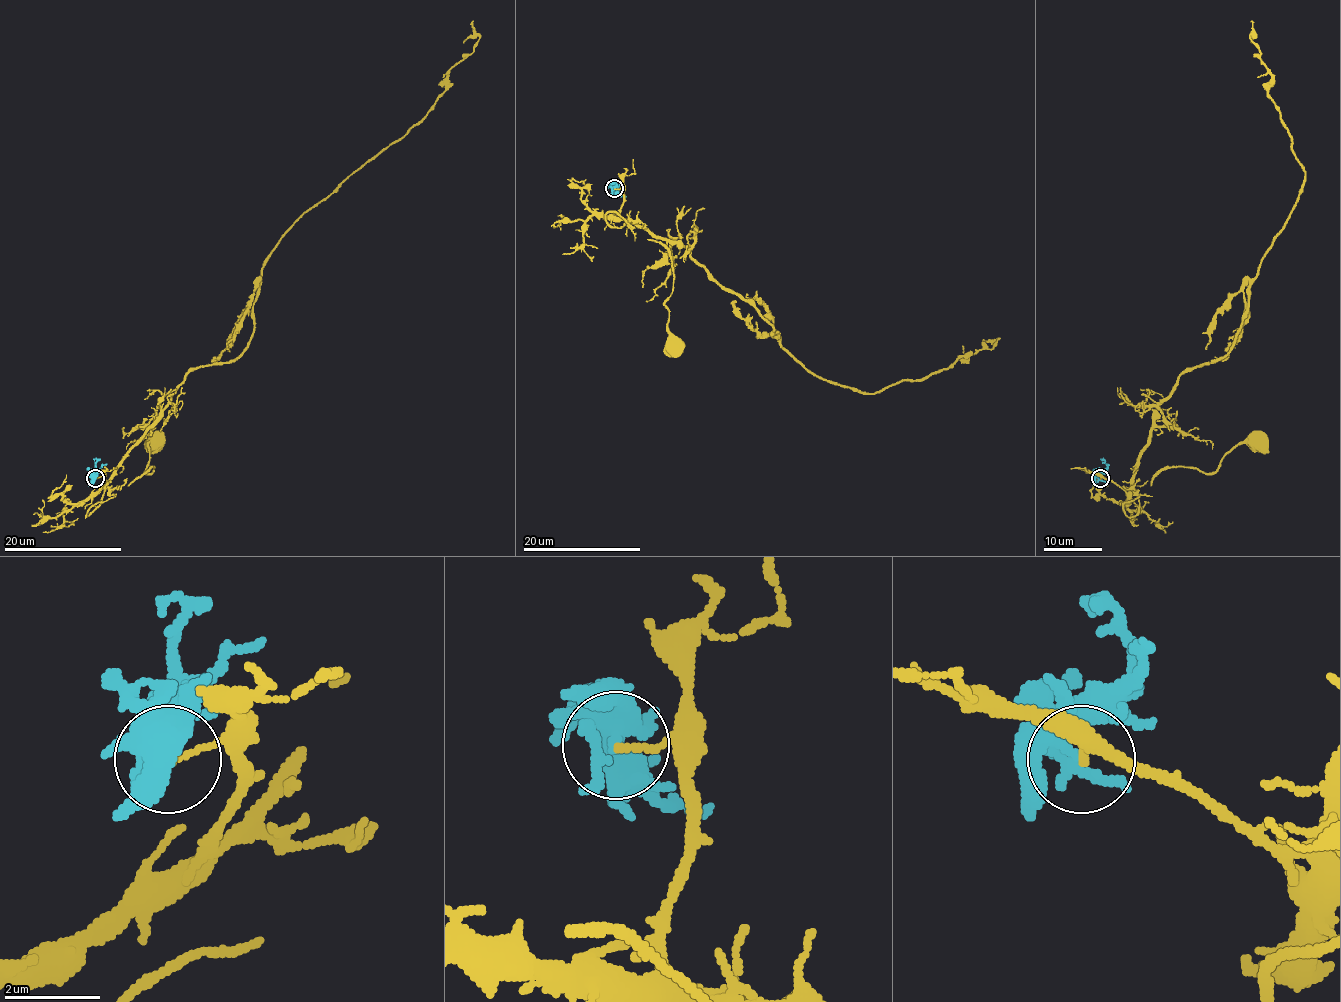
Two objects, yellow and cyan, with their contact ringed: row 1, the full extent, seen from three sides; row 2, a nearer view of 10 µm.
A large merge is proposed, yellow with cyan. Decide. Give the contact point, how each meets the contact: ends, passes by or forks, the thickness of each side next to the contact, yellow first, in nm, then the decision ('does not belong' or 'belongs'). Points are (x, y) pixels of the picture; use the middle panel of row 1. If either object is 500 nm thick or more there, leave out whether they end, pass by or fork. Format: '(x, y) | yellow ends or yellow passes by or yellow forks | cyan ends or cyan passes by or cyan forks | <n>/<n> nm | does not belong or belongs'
(614, 188) | yellow ends | cyan passes by | 100/320 nm | does not belong

